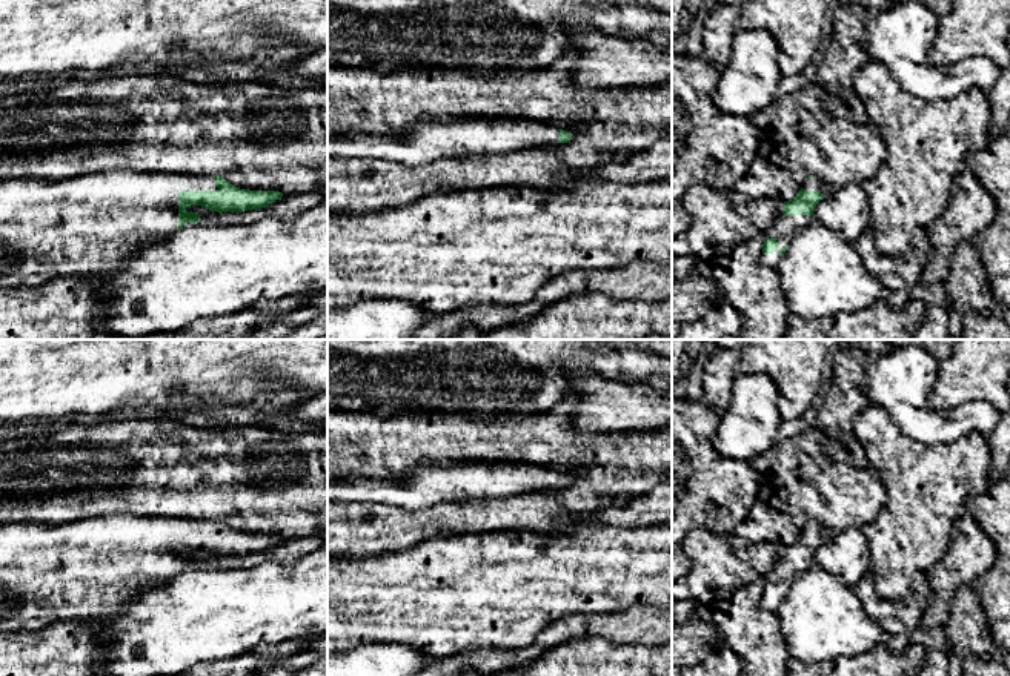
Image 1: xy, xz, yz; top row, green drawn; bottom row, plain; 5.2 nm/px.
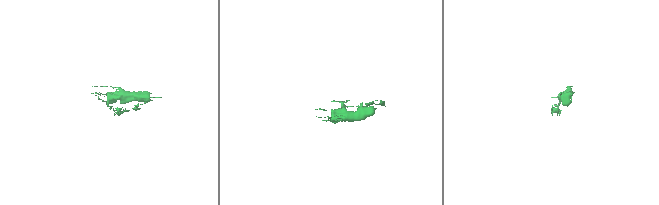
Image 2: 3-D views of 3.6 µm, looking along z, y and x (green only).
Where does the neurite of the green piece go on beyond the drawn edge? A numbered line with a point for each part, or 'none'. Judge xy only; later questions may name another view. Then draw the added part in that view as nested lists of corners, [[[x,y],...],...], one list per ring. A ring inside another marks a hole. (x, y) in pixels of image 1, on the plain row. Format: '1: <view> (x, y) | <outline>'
1: xy (86, 569) | [[[108,513],[57,525],[0,524],[0,631],[115,616],[141,585],[161,584],[177,575],[180,536],[217,533],[212,521],[134,513]]]

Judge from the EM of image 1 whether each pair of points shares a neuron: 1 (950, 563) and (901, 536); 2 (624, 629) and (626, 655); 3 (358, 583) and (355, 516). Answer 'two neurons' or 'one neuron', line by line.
1: two neurons
2: two neurons
3: two neurons

